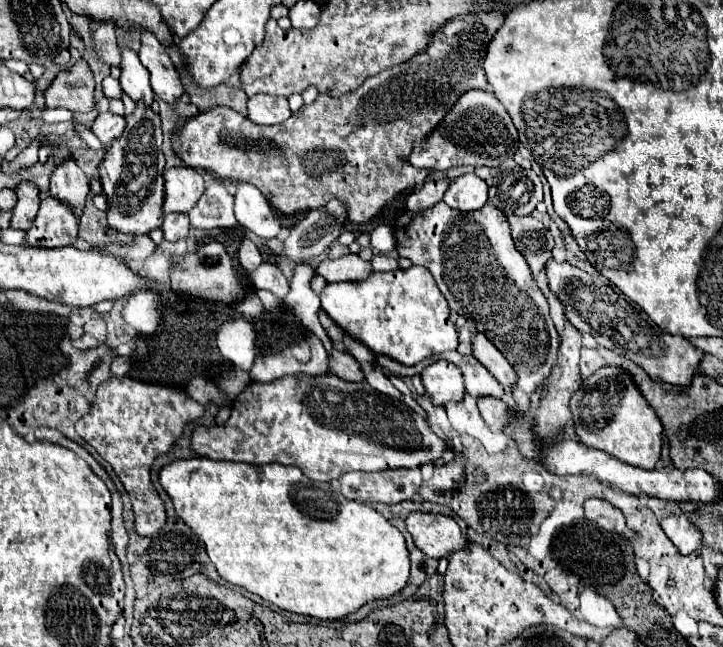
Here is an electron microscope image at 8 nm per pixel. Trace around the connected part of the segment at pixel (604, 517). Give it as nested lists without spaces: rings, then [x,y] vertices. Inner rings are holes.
[[[591,497],[589,503],[591,505],[587,505],[587,501],[585,501],[585,505],[583,505],[585,517],[589,521],[595,521],[599,527],[603,527],[607,531],[613,531],[613,533],[619,533],[619,535],[623,533],[625,517],[623,517],[623,513],[619,513],[619,509],[615,505],[607,503],[603,499],[597,499],[597,497]],[[587,507],[589,507],[589,511],[587,511]]]

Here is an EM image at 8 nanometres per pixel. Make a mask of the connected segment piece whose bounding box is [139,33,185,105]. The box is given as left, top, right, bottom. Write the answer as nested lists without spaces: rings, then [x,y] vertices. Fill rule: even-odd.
[[[141,33],[139,59],[141,59],[143,67],[147,67],[147,71],[151,73],[153,93],[169,105],[177,103],[181,99],[181,95],[185,93],[179,69],[169,59],[165,47],[155,37],[151,37],[151,33],[149,35]]]

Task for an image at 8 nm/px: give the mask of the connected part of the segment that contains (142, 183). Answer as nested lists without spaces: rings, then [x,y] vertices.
[[[135,109],[127,119],[125,133],[105,153],[99,165],[99,179],[103,183],[109,211],[107,223],[123,233],[149,233],[161,227],[163,221],[163,167],[165,157],[161,151],[161,121],[151,109]]]

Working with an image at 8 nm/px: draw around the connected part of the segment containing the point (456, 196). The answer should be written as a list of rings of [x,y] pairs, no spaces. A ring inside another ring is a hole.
[[[475,173],[461,175],[449,183],[443,201],[457,211],[477,211],[487,203],[487,183]]]

